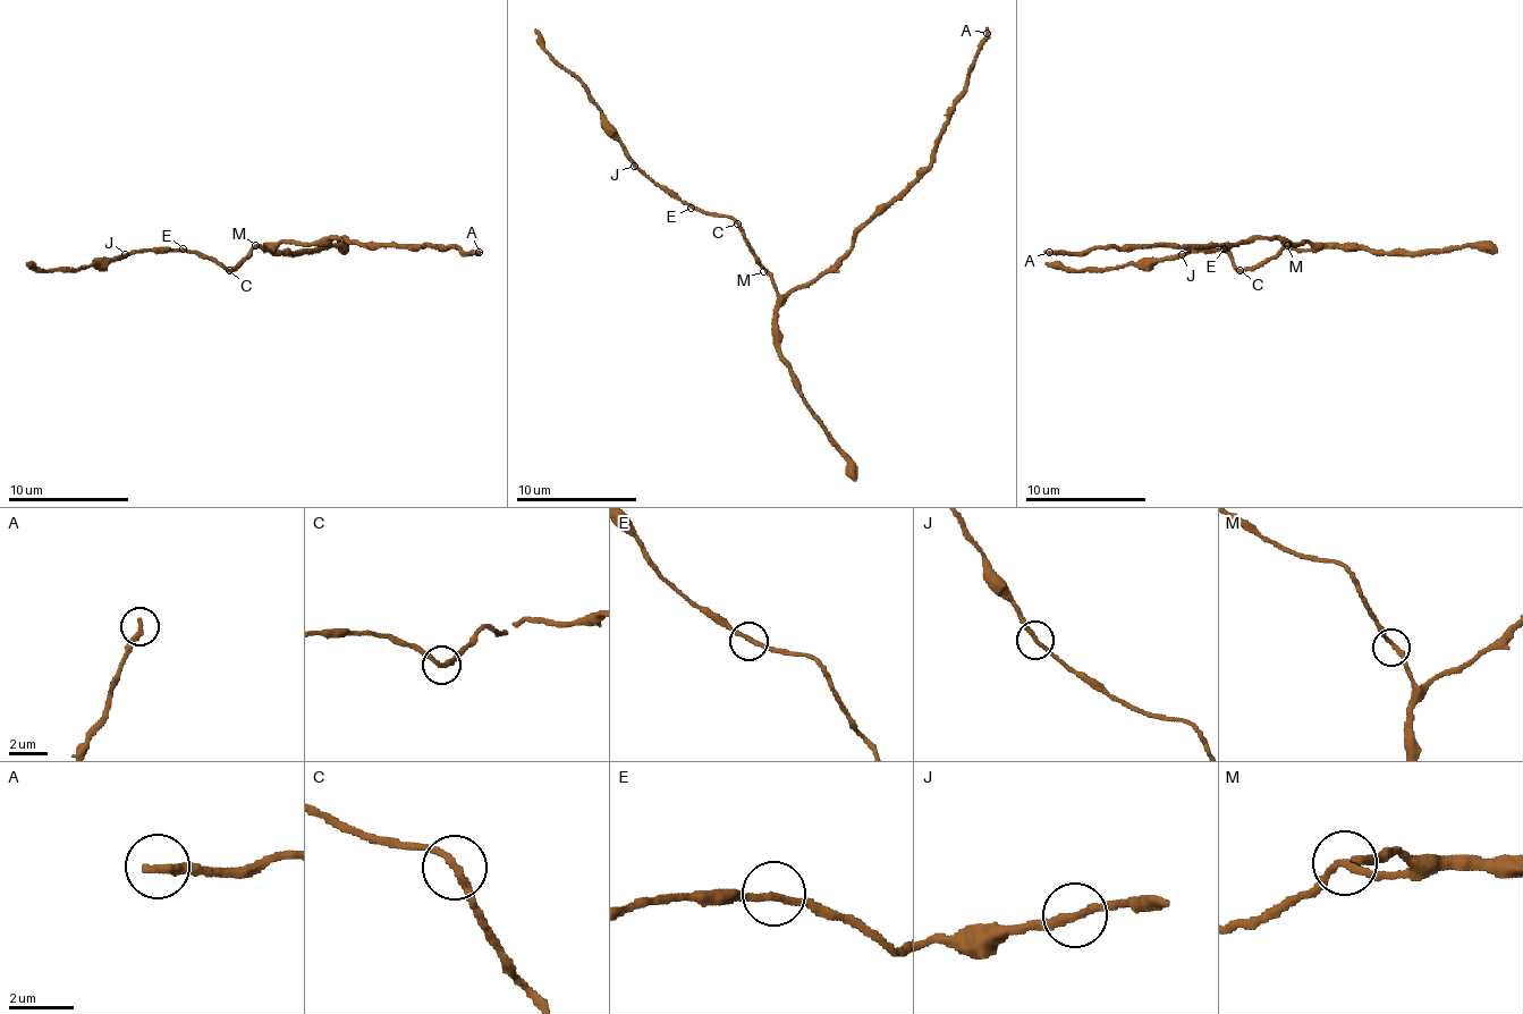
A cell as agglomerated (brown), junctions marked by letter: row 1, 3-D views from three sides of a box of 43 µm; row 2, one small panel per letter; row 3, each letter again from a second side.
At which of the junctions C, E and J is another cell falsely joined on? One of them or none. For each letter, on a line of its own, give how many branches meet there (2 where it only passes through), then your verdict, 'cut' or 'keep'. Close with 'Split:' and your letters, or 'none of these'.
C: 2 branches meet; keep
E: 2 branches meet; keep
J: 2 branches meet; keep
Split: none of these

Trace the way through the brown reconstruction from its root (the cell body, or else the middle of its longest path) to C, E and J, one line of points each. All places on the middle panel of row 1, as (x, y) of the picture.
C: (770, 280), (770, 273), (736, 222)
E: (770, 280), (770, 273), (754, 255), (745, 235), (727, 217), (703, 213), (691, 208)
J: (770, 280), (770, 273), (754, 255), (745, 235), (727, 217), (682, 204), (656, 186), (634, 166)

